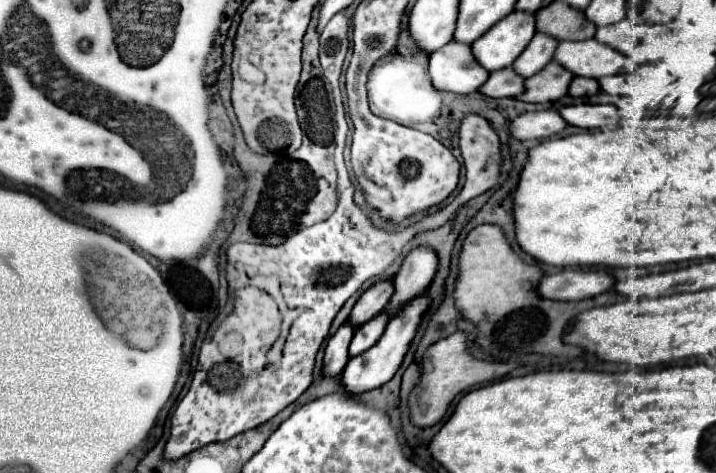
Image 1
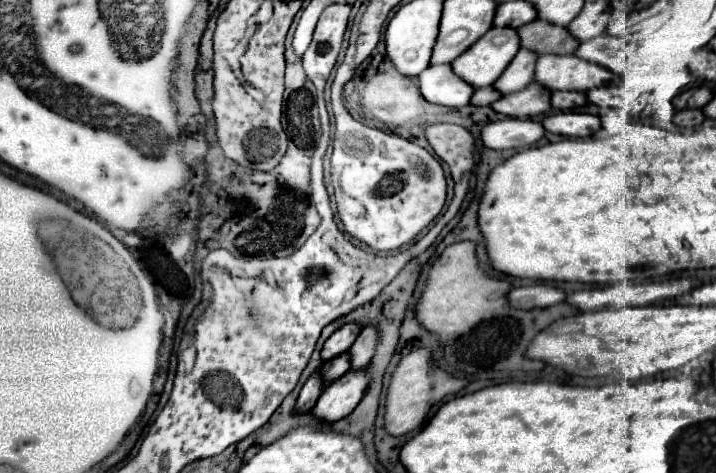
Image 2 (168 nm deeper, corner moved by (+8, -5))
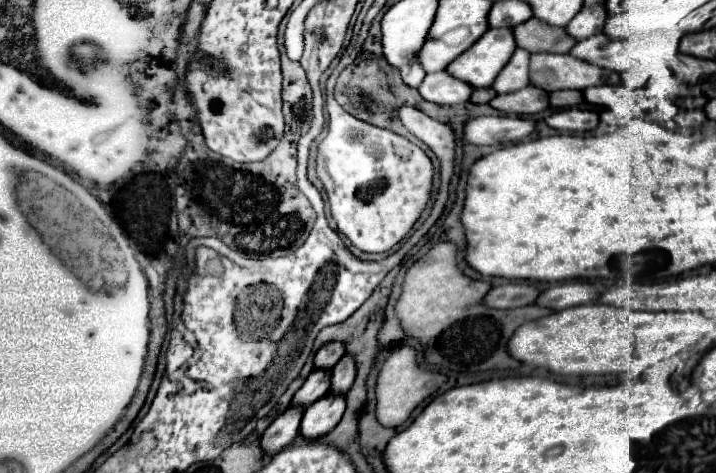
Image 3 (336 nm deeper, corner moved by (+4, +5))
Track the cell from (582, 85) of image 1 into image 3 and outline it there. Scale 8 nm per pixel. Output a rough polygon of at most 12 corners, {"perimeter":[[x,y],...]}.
{"perimeter":[[579,90],[549,94],[551,108],[575,108],[583,102]]}

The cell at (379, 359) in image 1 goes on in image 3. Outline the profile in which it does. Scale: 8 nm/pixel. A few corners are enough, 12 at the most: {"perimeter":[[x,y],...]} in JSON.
{"perimeter":[[327,394],[305,408],[307,440],[329,434],[345,412],[345,396]]}

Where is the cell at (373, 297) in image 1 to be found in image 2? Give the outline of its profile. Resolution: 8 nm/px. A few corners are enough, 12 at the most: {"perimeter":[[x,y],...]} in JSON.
{"perimeter":[[349,322],[335,330],[321,350],[323,360],[331,360],[351,348],[361,326]]}

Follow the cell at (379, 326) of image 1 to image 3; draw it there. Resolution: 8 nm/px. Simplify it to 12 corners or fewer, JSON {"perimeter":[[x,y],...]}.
{"perimeter":[[313,370],[291,406],[307,408],[329,392],[329,370]]}

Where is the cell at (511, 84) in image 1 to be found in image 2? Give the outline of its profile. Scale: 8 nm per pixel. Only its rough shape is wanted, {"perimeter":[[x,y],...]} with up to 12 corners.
{"perimeter":[[493,86],[475,90],[471,104],[489,106],[503,94]]}

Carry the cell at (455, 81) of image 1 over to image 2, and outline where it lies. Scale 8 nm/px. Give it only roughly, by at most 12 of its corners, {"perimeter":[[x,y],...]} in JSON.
{"perimeter":[[451,64],[419,74],[421,94],[431,104],[467,106],[473,86]]}

